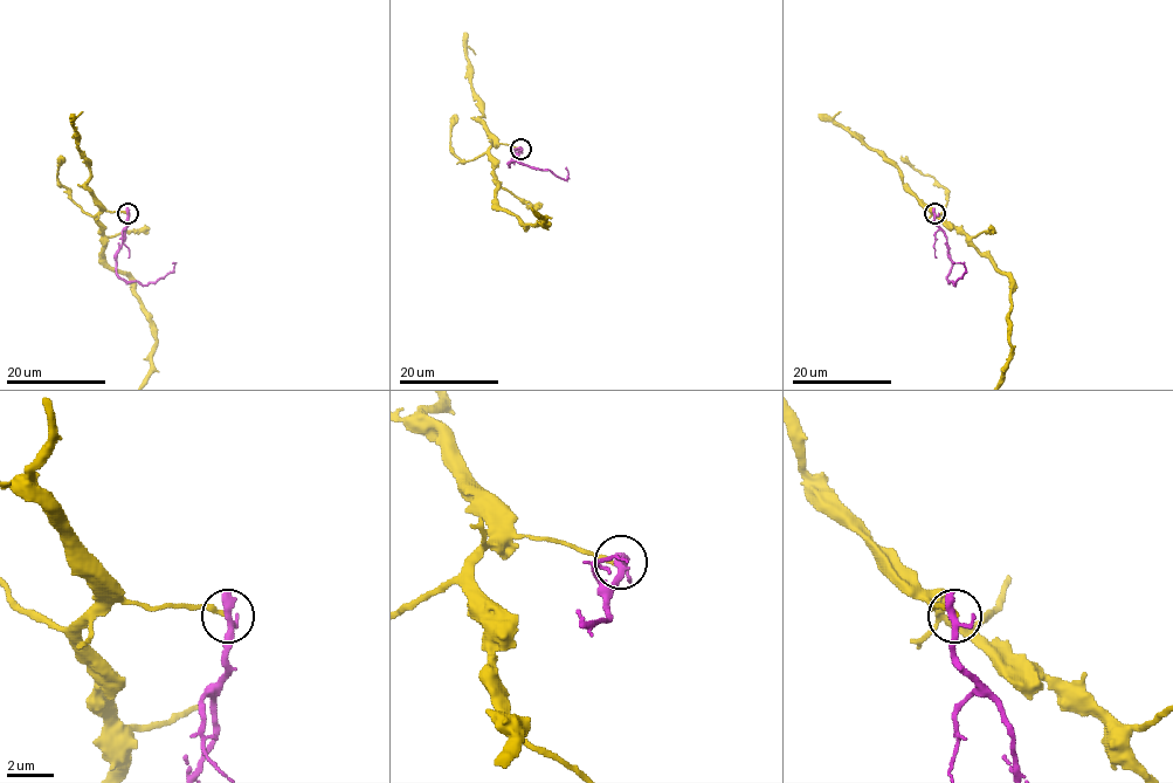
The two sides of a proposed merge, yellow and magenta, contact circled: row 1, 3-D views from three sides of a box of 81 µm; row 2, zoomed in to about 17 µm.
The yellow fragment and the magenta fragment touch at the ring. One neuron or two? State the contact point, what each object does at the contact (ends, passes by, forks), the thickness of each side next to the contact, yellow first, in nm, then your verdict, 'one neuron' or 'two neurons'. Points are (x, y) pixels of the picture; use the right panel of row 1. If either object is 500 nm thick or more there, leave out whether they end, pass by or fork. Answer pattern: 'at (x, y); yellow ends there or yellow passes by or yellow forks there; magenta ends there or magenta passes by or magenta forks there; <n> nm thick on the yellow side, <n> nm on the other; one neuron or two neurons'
at (935, 213); yellow ends there; magenta passes by; 200 nm thick on the yellow side, 320 nm on the other; two neurons

